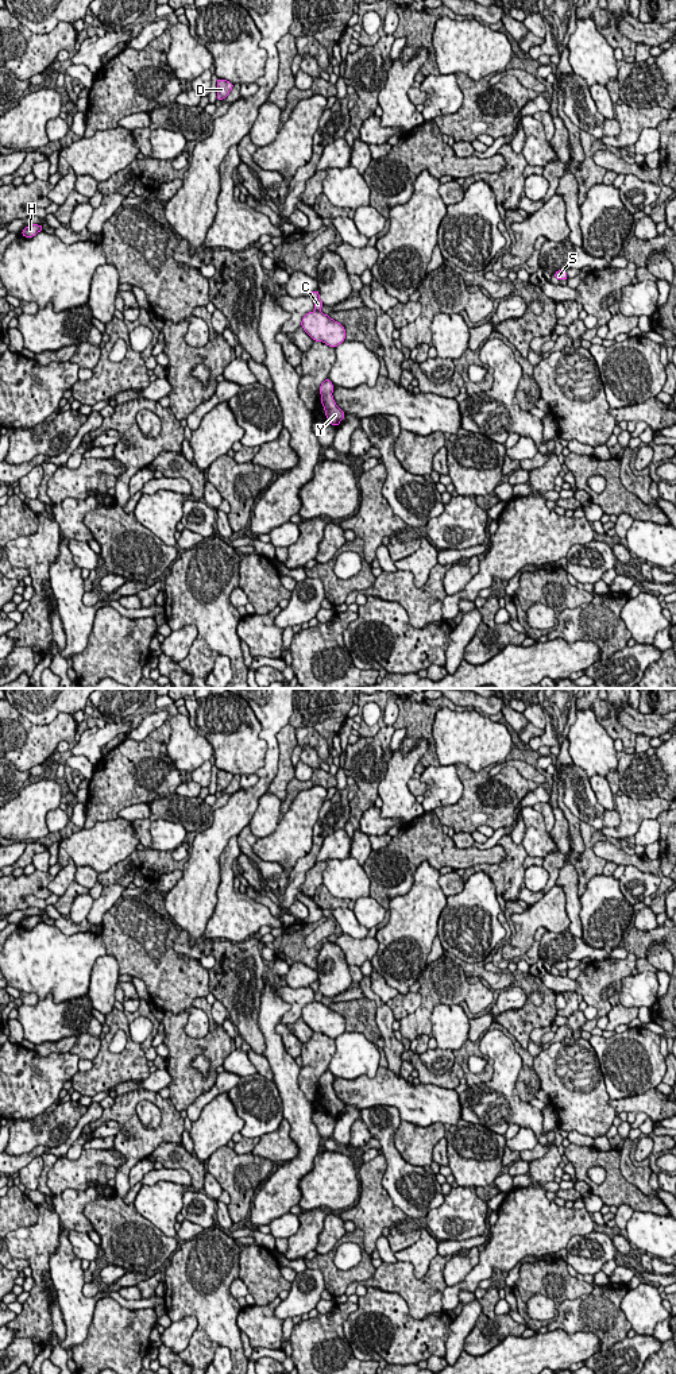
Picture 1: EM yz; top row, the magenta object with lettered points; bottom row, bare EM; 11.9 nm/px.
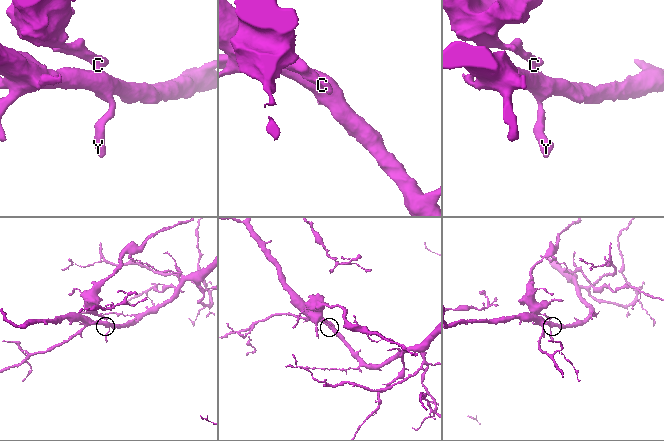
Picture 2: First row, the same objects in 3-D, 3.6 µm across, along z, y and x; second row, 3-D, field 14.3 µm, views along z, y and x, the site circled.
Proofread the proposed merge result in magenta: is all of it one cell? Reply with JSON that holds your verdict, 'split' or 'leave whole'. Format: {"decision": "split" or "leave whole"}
{"decision": "split"}

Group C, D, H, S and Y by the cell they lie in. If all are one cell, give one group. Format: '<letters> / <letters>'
C D / H S Y

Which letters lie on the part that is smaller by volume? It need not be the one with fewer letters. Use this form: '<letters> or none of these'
C, D

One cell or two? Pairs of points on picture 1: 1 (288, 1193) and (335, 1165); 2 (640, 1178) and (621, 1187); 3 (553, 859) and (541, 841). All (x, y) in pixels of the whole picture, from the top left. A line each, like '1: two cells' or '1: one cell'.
1: two cells
2: two cells
3: two cells

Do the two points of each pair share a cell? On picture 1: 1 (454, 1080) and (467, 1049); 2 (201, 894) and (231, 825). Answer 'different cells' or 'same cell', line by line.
1: different cells
2: same cell

